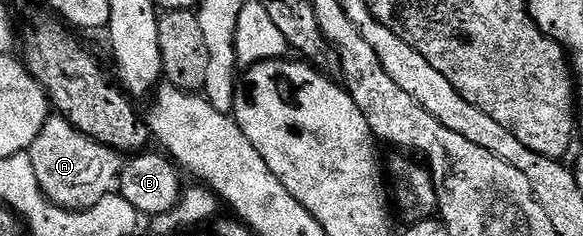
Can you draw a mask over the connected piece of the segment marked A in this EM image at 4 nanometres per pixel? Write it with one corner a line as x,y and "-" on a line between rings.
51,117
40,137
30,147
28,152
32,161
32,169
36,169
36,181
40,189
46,194
47,199
57,207
66,211
87,211
92,205
96,205
104,197
115,194
119,190
124,159
119,152
112,147
105,147
103,143
97,143
95,139
89,139
84,133
80,133
67,119

